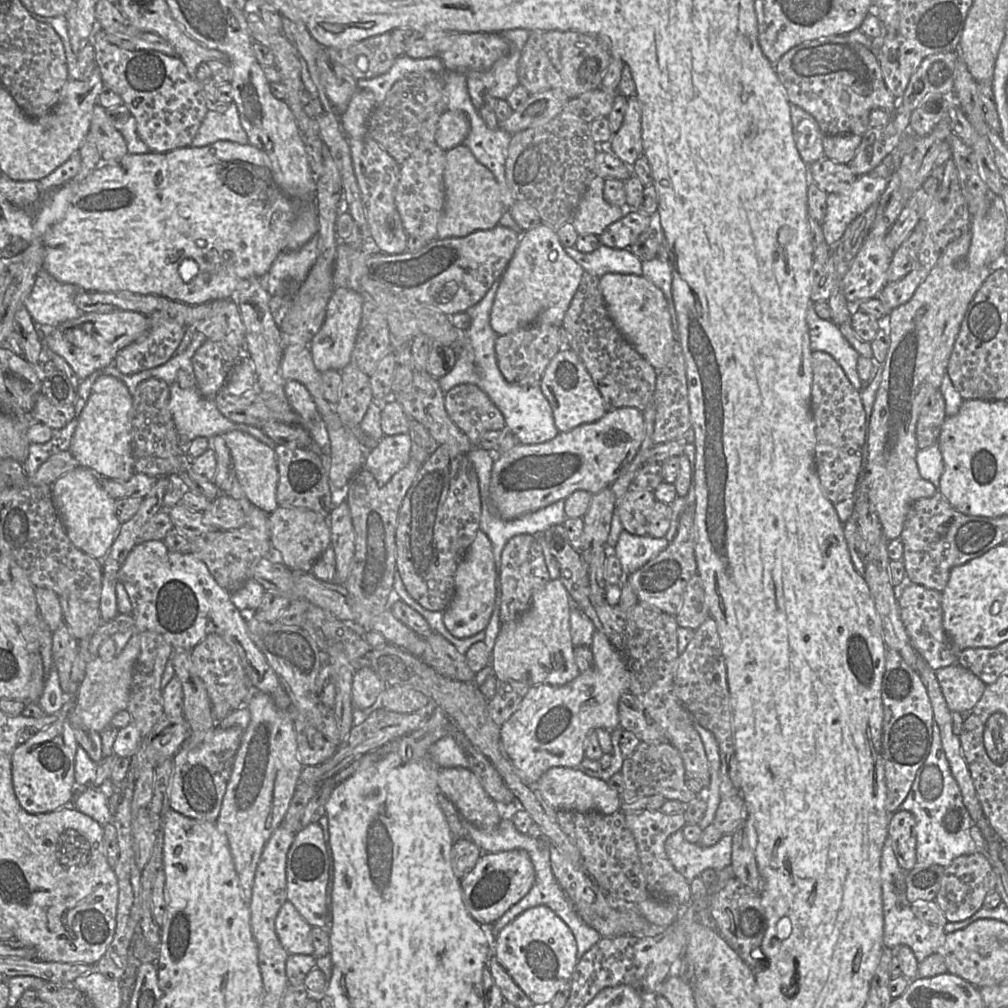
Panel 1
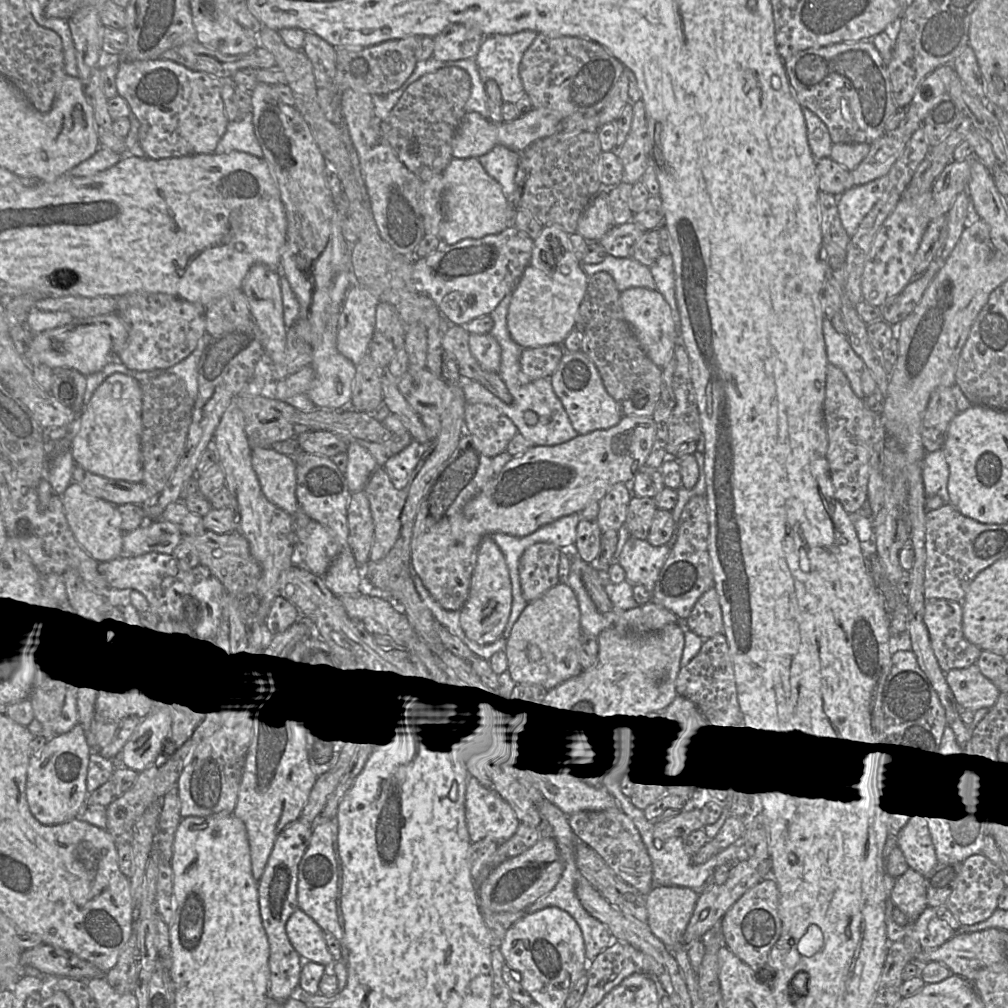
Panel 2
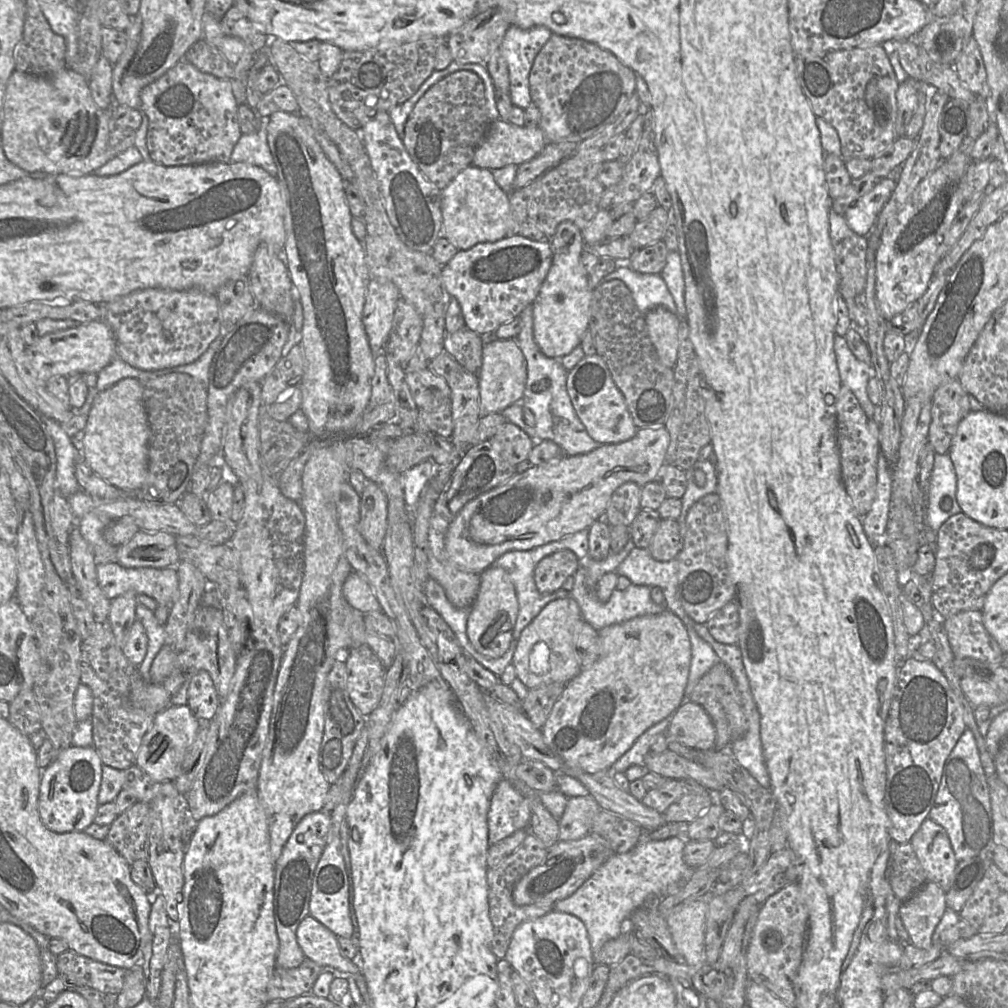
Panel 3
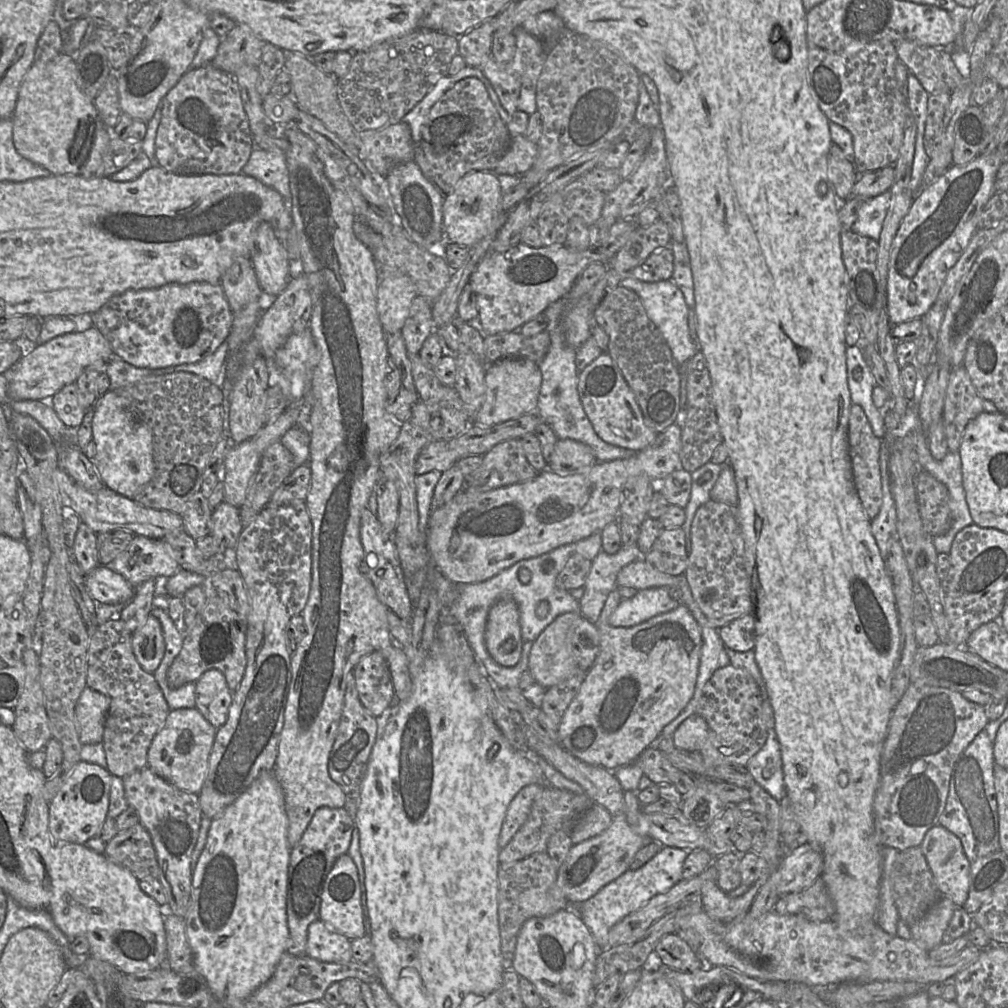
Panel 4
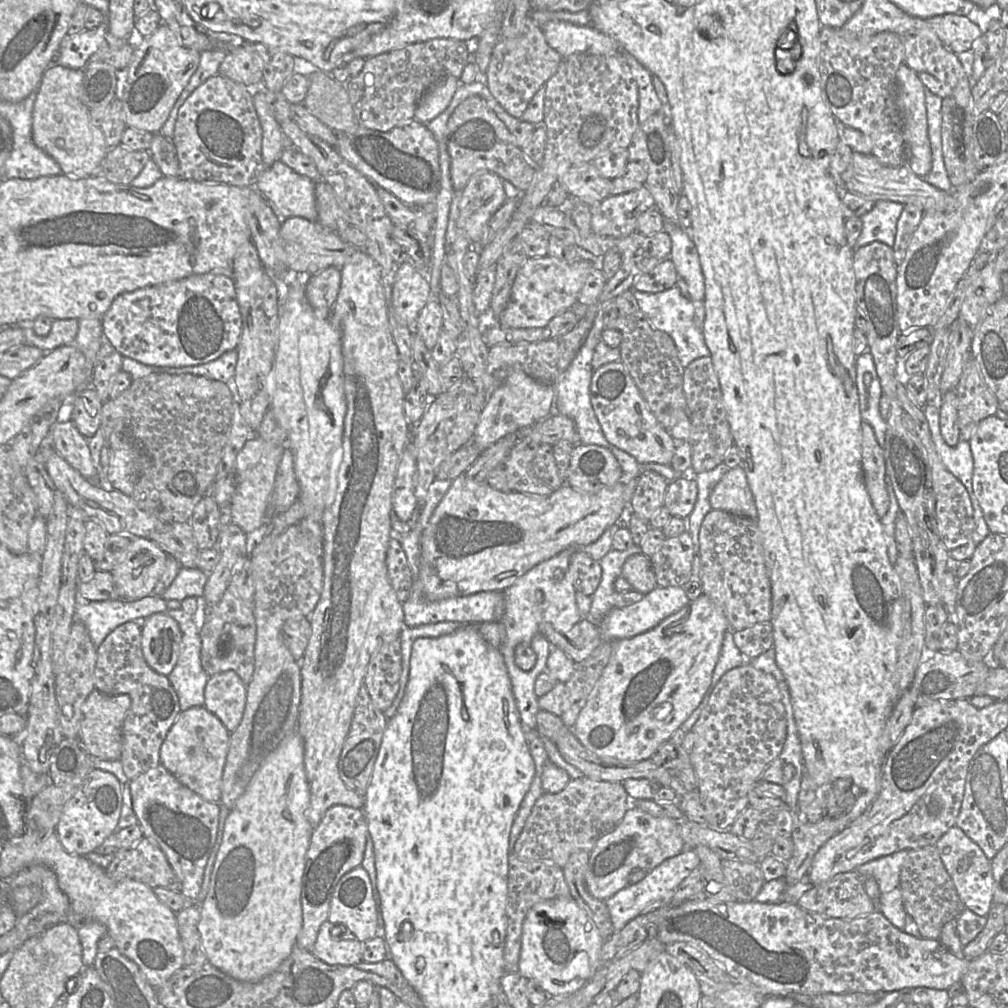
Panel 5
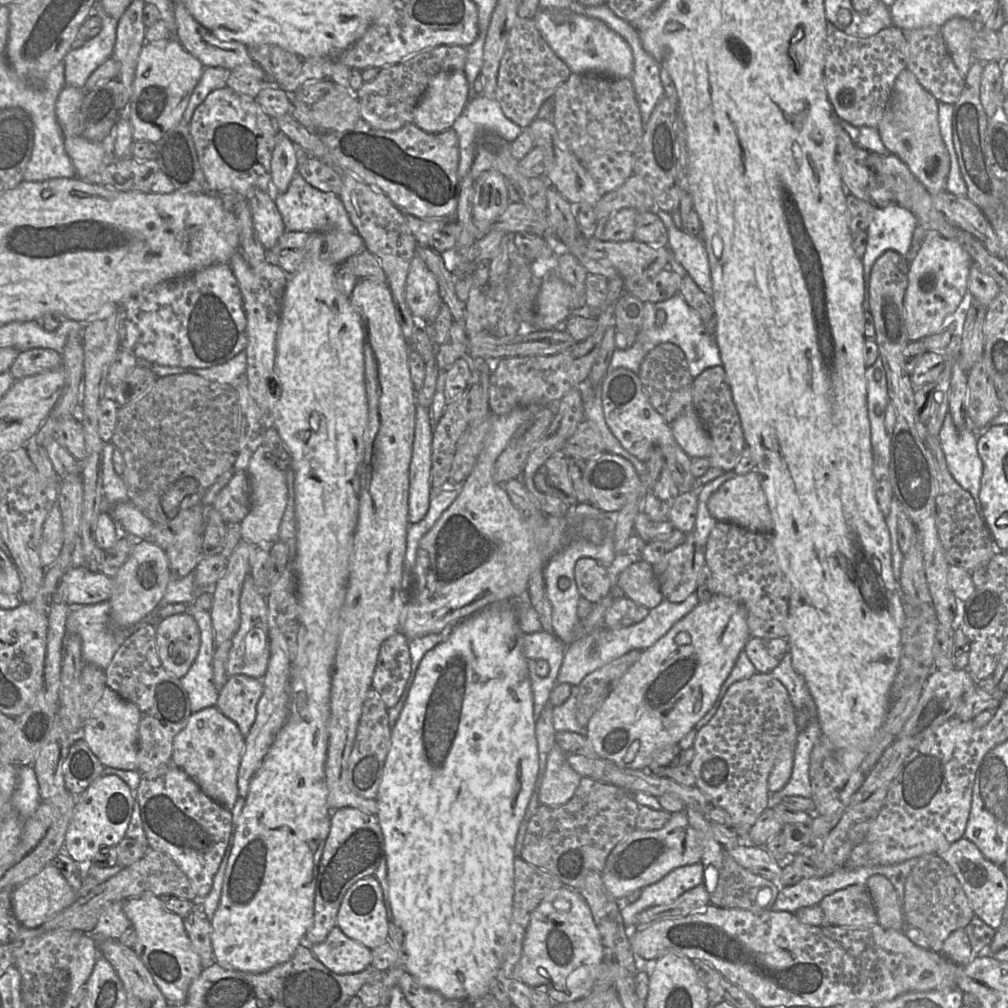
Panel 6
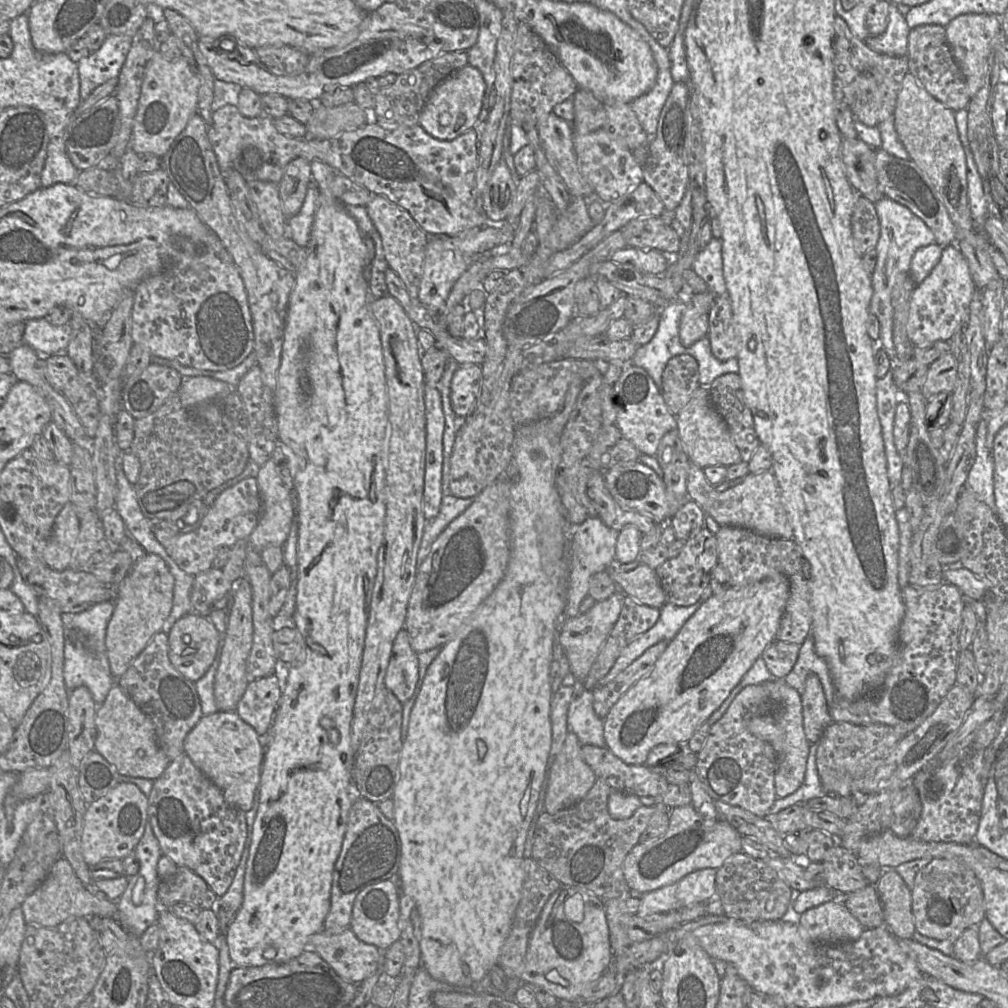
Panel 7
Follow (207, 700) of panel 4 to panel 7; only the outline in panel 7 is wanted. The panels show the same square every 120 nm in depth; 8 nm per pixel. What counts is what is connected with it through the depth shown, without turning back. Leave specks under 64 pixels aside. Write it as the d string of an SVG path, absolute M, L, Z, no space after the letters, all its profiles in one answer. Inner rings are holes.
M281 673L250 680L235 712L259 736L268 735L283 691Z

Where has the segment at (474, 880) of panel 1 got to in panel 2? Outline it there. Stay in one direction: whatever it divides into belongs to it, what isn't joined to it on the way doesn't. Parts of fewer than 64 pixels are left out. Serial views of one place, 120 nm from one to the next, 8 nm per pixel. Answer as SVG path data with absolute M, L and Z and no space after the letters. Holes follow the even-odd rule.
M540 838L522 854L494 866L488 876L477 885L480 910L492 912L525 911L537 899L546 895L560 880L564 865L554 839Z

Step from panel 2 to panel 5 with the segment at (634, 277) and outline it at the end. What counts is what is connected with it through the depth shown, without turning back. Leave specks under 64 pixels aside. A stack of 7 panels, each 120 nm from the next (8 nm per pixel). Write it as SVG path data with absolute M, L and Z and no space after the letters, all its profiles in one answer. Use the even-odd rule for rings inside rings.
M676 285L658 293L647 293L634 289L630 289L630 291L650 324L672 338L680 363L684 368L697 358L710 356L710 351L705 343L703 328L695 322L694 303L684 297Z

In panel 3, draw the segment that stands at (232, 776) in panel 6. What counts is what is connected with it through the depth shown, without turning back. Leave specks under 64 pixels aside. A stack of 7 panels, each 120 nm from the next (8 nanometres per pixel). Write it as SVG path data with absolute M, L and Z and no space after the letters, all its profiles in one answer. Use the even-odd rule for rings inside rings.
M188 705L168 706L160 711L142 738L135 765L155 781L174 781L181 774L181 764L186 750L195 741L201 723Z

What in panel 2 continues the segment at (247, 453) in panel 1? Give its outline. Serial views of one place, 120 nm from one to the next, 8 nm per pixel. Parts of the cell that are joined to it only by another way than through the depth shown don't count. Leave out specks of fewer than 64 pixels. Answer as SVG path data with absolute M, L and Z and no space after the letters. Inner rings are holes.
M253 447L252 467L265 497L285 512L295 515L299 504L293 457L285 456L271 448Z

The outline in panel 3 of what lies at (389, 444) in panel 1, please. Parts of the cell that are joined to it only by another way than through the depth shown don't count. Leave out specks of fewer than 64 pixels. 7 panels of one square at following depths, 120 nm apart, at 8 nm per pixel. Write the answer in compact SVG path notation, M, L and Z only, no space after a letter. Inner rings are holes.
M426 460L399 474L409 509L413 510L418 504L423 489L435 475L435 465L437 463L434 460Z

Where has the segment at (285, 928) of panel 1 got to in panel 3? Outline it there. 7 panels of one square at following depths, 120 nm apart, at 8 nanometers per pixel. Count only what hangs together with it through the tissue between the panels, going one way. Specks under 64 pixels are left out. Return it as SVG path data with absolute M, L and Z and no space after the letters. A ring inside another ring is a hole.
M311 915L300 922L296 937L306 959L330 971L362 975L359 961L342 956L337 936Z

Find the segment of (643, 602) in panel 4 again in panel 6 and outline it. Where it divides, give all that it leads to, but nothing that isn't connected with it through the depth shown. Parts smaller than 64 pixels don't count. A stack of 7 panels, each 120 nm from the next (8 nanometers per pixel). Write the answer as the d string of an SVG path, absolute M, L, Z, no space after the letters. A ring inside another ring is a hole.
M692 593L680 603L673 603L664 598L658 606L650 609L647 617L639 623L616 630L602 627L592 633L576 637L566 647L562 667L557 676L557 683L568 683L576 687L588 674L626 653L632 650L645 650L653 646L699 602L696 593Z

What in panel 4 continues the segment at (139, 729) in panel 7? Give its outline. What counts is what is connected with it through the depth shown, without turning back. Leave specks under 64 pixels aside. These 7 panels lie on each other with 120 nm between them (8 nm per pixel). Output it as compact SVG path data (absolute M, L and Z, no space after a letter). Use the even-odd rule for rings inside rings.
M86 687L75 706L75 718L83 744L102 742L110 698Z

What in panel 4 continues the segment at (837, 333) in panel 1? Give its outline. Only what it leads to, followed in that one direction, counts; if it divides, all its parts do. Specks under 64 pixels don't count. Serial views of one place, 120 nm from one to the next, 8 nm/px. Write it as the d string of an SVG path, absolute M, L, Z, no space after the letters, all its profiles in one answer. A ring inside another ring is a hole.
M847 346L845 357L851 401L853 404L861 406L871 424L873 433L878 438L883 438L886 433L883 416L872 400L873 388L878 384L866 365L860 348Z

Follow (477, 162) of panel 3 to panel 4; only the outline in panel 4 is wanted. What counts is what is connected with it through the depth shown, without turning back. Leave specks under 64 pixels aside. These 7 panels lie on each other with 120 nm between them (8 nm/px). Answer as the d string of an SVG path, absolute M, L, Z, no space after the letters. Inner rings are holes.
M512 135L508 150L498 161L494 173L520 176L530 170L538 154L538 144L524 135Z

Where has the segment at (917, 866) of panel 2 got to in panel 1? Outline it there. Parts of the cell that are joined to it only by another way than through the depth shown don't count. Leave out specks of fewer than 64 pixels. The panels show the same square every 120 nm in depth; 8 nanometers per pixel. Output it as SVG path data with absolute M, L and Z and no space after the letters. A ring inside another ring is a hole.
M899 809L889 817L888 837L896 859L905 871L916 866L915 817L911 812Z

